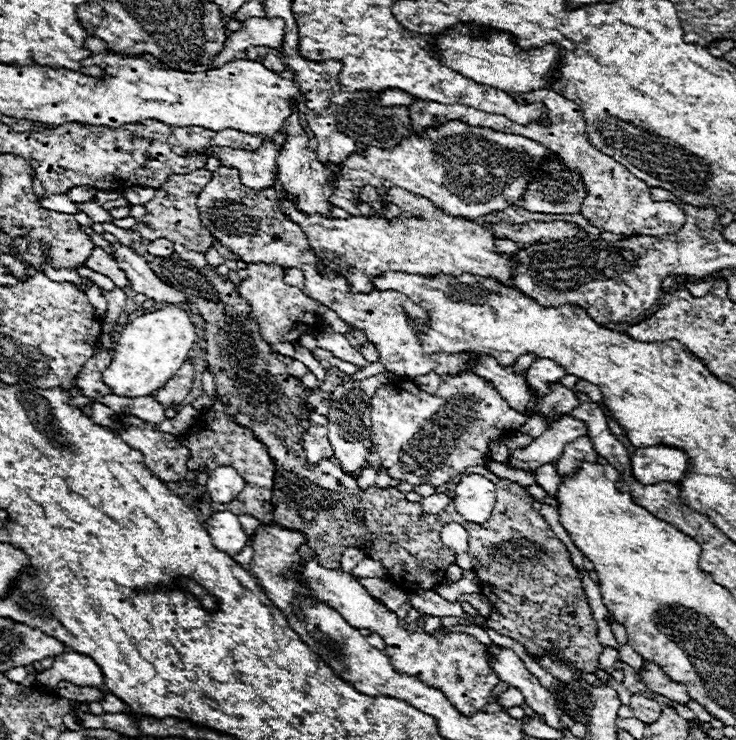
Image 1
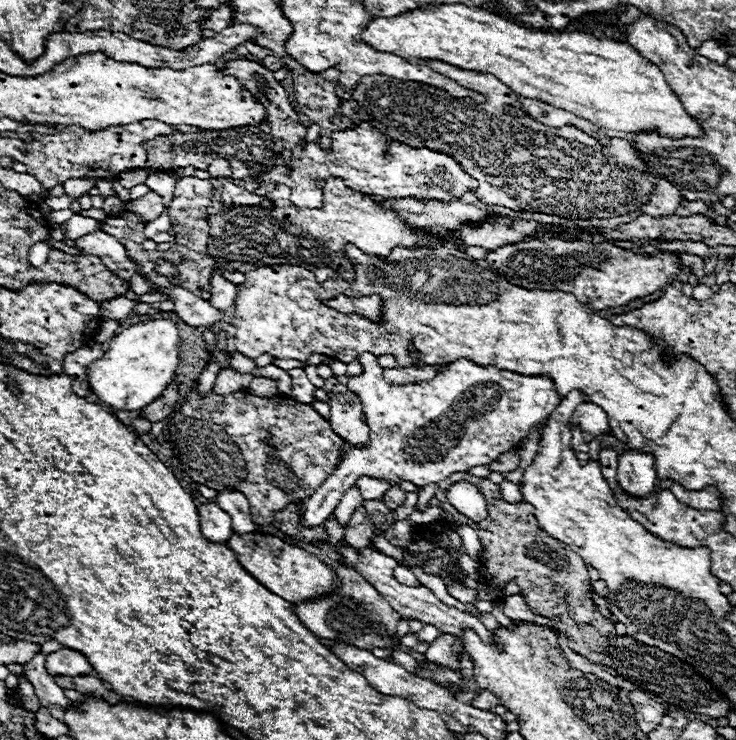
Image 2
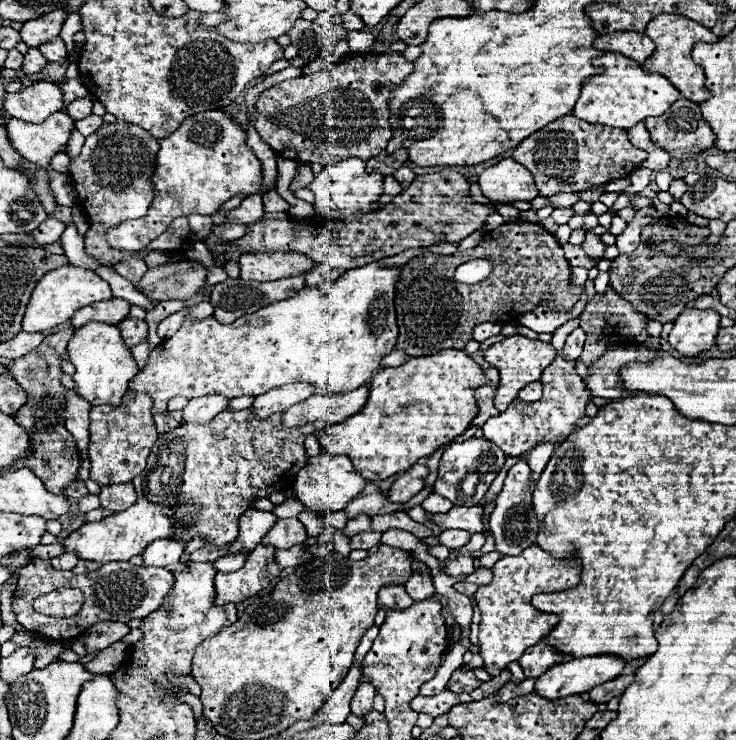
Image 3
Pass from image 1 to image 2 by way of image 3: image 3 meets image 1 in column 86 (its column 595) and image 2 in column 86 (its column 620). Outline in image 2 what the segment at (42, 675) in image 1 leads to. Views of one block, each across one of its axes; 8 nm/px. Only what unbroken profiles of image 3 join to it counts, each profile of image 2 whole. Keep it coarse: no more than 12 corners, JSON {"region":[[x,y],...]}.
{"region":[[74,650],[46,656],[48,674],[82,676],[92,670]]}

